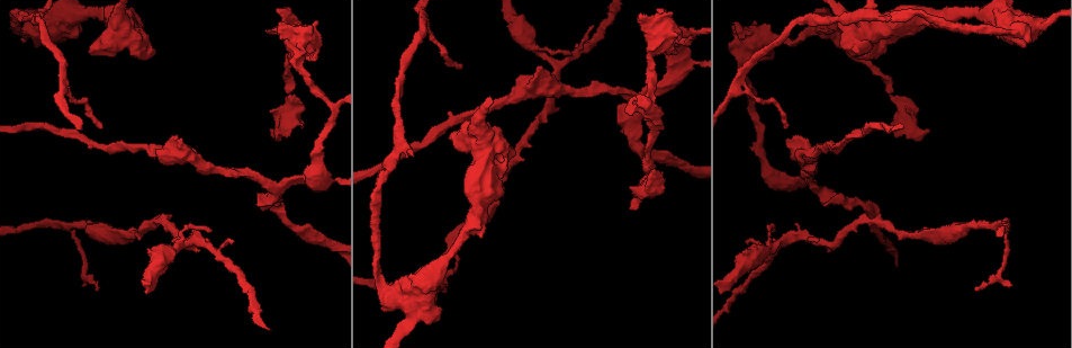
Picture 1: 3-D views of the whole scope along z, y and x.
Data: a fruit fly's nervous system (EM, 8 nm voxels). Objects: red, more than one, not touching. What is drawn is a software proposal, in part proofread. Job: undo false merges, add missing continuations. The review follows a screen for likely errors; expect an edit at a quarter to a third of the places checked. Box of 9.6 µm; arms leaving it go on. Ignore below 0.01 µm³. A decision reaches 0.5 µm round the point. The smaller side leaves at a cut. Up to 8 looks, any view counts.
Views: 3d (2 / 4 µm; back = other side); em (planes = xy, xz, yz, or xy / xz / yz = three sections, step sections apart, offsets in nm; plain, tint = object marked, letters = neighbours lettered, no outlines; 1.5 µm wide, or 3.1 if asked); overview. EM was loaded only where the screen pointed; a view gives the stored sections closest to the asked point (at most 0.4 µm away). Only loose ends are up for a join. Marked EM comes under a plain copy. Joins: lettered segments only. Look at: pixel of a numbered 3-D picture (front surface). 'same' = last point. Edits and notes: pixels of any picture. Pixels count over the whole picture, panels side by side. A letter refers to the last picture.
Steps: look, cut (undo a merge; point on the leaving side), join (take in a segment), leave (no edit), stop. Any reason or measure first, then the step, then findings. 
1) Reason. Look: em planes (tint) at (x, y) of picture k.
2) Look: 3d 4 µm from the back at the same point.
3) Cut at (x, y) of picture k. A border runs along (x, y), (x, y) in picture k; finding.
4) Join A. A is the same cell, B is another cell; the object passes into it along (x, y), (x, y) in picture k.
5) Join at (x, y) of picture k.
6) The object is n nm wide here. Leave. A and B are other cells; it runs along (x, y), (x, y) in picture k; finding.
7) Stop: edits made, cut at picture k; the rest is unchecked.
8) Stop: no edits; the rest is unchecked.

Branch point. Look: 3d 4 µm at (682, 61) of picture 1.

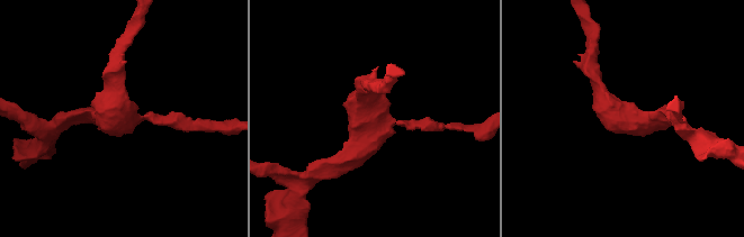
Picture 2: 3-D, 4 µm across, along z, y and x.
3 arms meet here; now the EM. Look: em planes (tint) at (627, 122) of picture 2.

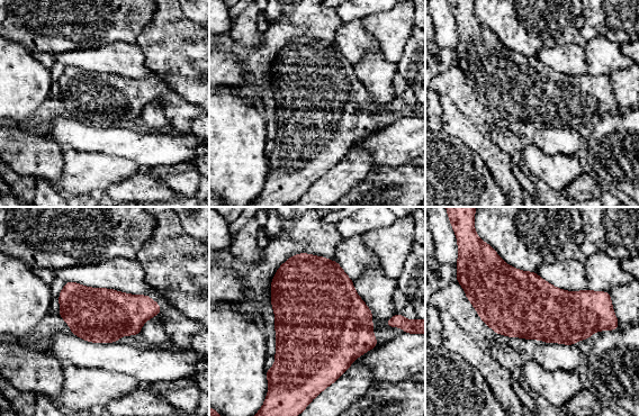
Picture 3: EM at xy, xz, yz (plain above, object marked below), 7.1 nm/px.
Look: em planes (letters) at the same point.

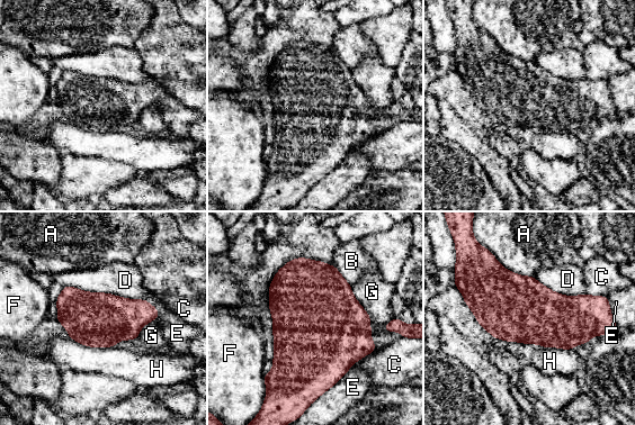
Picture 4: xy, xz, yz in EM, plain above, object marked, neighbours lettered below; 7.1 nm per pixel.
Leave. A, B, C, D, E, F, G and H are other cells; a border runs along (69, 336), (86, 345), (113, 347) in picture 4; all the same cell.

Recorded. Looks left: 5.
Free end. Look: 3d 4 µm at (175, 141) of picture 1.

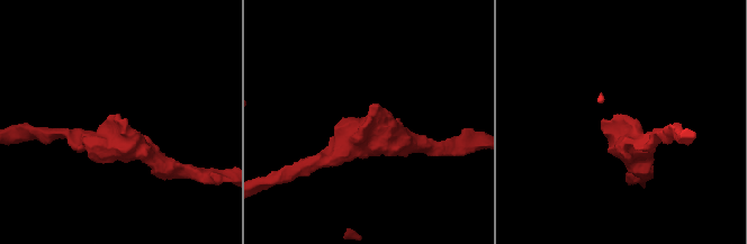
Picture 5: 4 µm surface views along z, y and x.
Look: em planes (letters) at (369, 107) of picture 5.

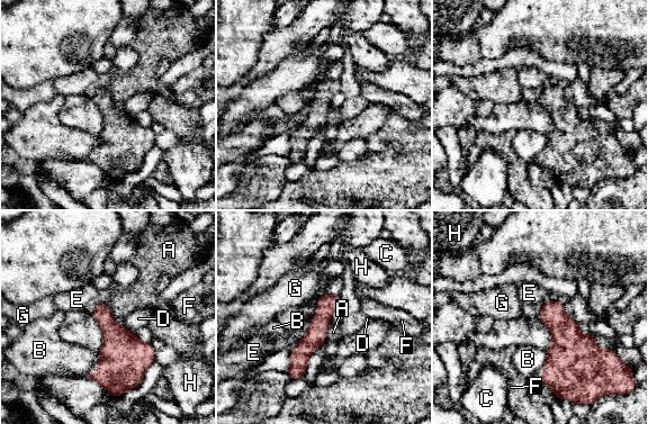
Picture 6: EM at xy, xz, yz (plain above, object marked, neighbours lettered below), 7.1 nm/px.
Leave. A, B, C, D, E, F, G and H are other cells; it runs along (336, 298), (300, 352), (300, 368) in picture 6; no lettered segment goes on from it.

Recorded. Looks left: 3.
Tapers out. Look: em yz step 4 (letters) at (592, 26) of picture 1.

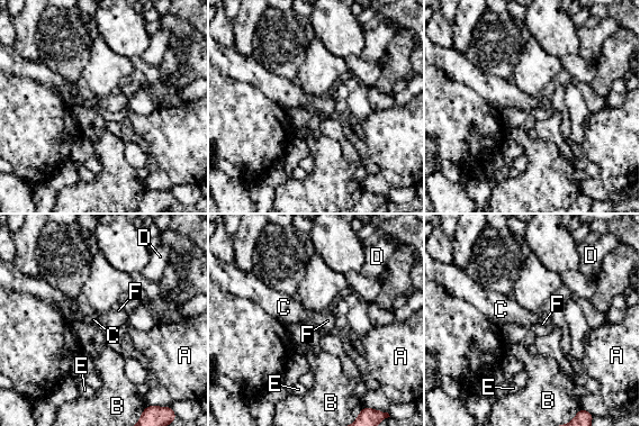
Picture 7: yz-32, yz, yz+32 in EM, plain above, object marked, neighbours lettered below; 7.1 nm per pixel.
Look: em planes (letters) at the same point.

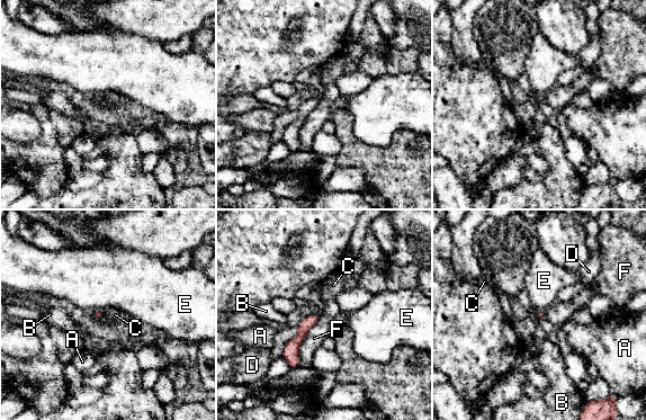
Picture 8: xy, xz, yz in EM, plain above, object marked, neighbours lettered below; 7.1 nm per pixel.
Leave. A, B, C, D, E and F are other cells; it runs along (315, 316), (293, 345), (293, 365) in picture 8; none of them fits.

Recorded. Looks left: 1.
Stop: no edits; the rest is unchecked.

